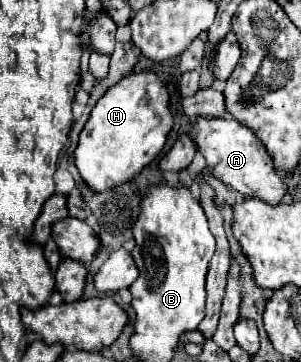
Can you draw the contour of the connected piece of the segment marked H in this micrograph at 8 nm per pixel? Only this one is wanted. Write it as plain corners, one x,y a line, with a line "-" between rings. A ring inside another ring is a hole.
132,72
116,82
94,106
74,150
76,168
86,186
96,194
122,186
134,180
160,154
170,130
172,114
166,86
152,72

